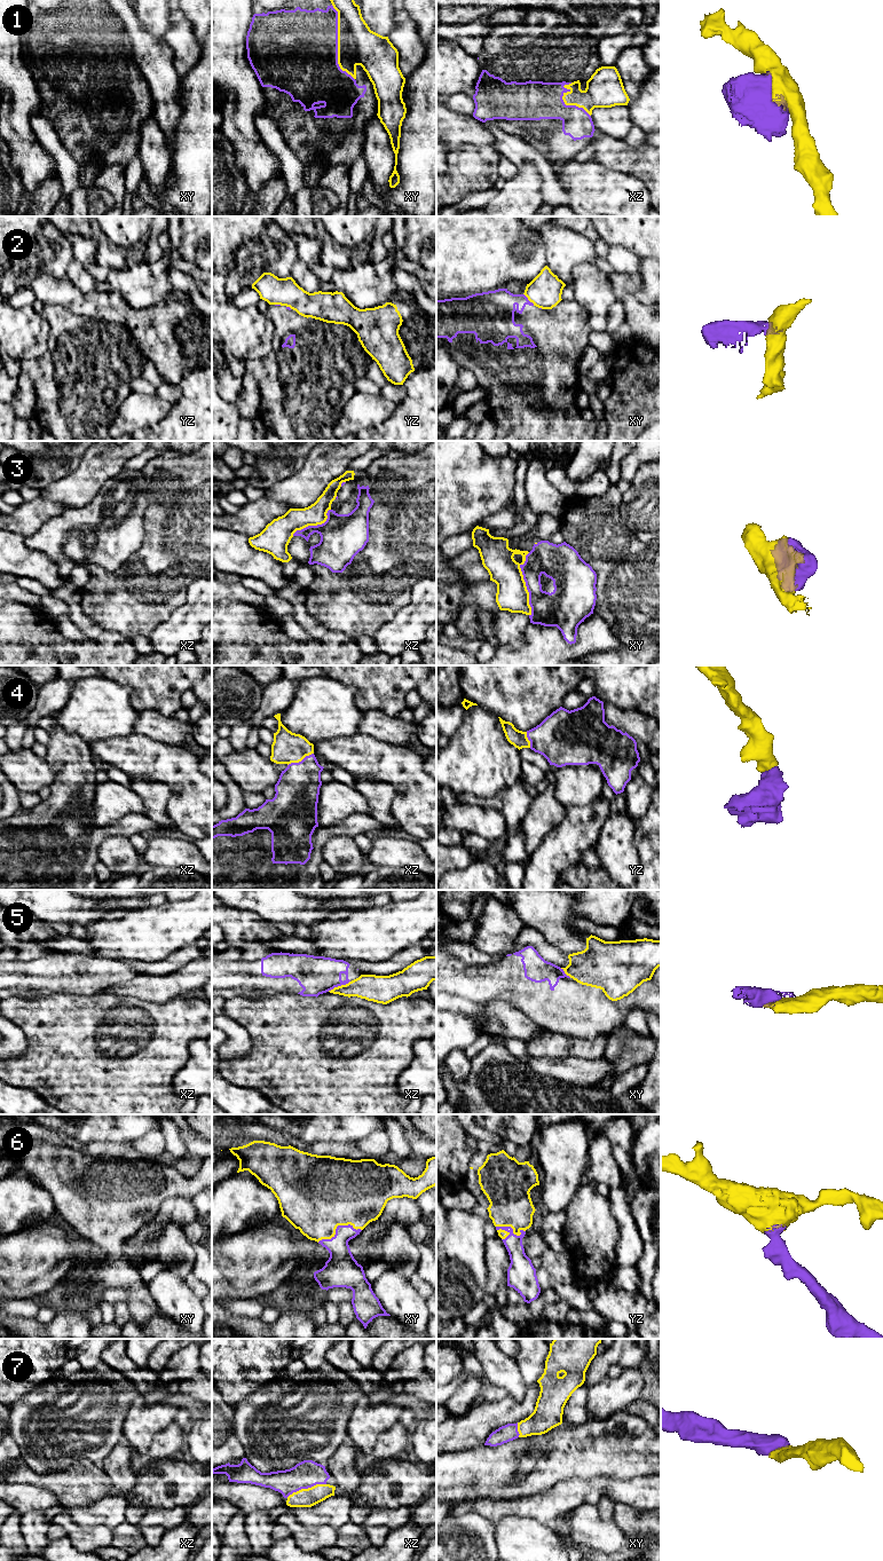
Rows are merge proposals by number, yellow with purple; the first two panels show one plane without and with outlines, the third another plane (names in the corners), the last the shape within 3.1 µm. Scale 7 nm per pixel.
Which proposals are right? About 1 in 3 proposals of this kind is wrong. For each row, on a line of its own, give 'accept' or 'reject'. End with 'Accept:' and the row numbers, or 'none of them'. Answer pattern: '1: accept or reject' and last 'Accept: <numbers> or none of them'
1: reject
2: reject
3: accept
4: accept
5: reject
6: accept
7: accept
Accept: 3, 4, 6, 7

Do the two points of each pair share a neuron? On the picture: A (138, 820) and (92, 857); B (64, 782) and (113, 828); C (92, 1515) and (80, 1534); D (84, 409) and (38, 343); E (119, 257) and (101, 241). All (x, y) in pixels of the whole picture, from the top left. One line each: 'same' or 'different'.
A: same
B: same
C: different
D: different
E: same

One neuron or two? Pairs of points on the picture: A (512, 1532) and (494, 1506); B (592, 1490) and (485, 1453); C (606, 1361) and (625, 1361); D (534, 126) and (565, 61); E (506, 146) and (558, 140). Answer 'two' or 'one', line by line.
A: two
B: two
C: one
D: one
E: two

